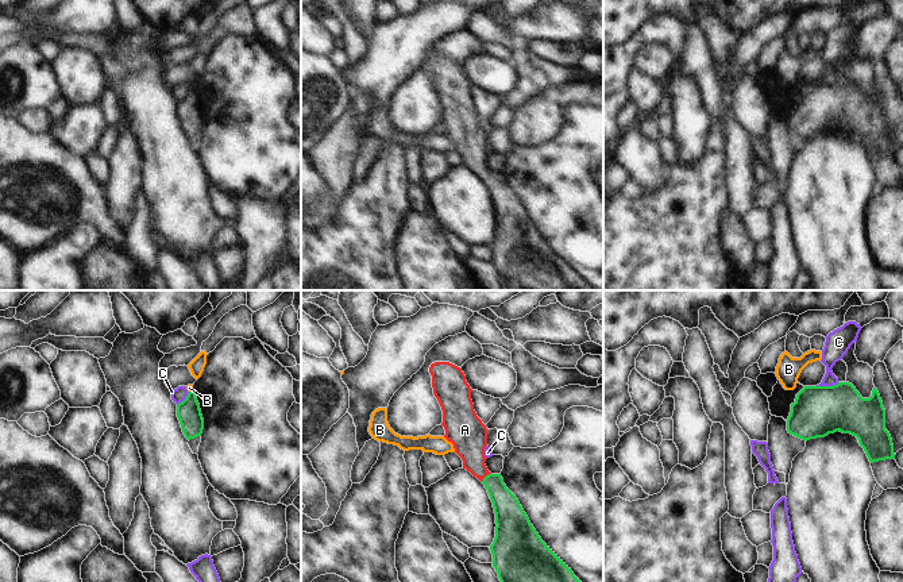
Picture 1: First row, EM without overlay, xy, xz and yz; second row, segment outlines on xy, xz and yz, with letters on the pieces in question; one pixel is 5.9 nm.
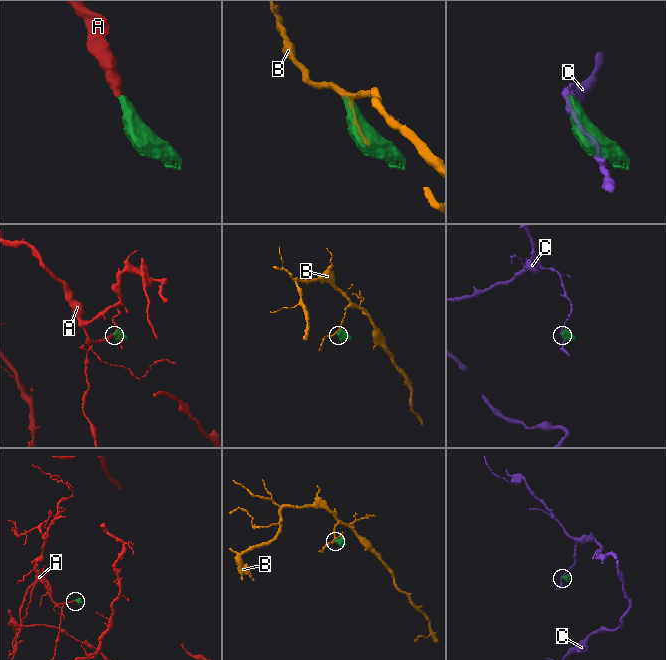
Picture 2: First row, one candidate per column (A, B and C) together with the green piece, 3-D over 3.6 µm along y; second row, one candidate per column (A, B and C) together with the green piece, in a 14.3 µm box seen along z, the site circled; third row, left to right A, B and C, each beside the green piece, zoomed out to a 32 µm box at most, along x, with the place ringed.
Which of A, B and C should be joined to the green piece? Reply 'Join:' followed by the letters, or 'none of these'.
Join: A

